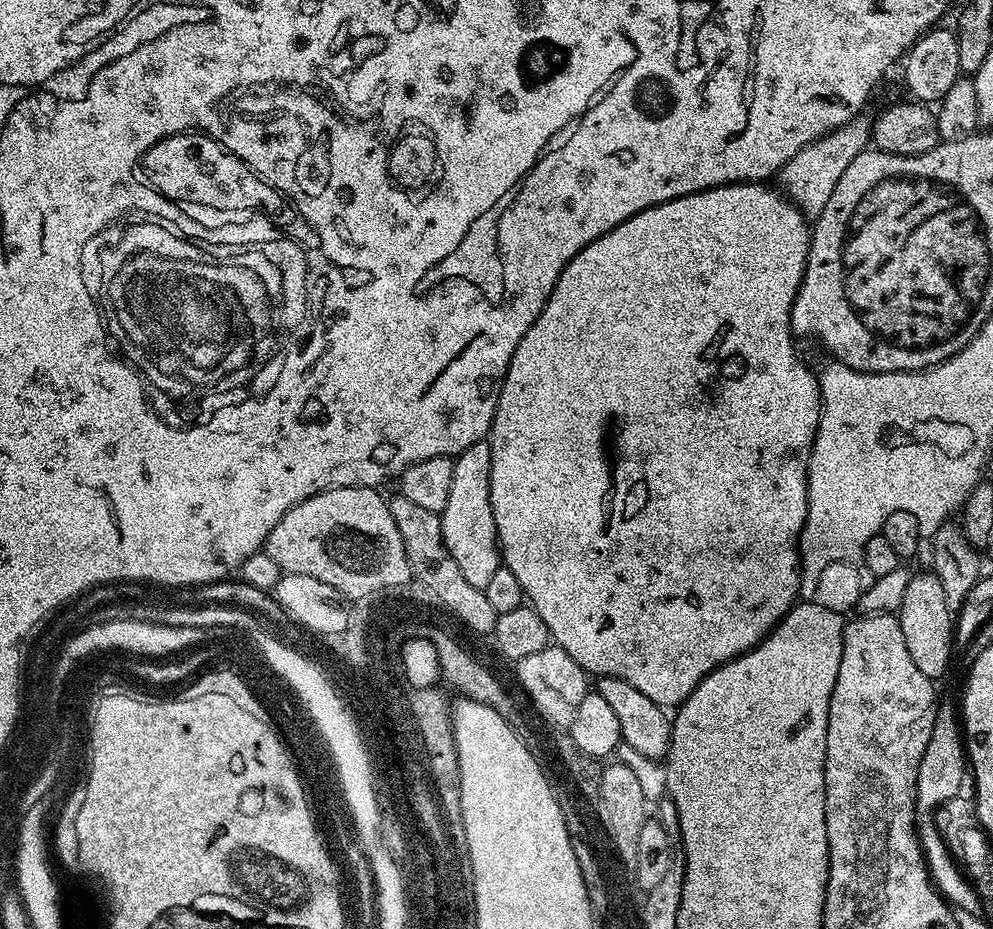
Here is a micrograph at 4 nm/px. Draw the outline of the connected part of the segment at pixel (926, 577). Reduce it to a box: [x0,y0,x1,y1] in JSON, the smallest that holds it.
[898,570,953,682]

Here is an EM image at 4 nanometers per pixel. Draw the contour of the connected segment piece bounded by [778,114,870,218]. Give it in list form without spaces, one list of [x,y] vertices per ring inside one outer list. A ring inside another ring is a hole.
[[[861,114],[840,128],[835,128],[825,136],[807,144],[794,158],[784,163],[778,173],[779,187],[783,195],[788,198],[804,214],[805,217],[815,218],[822,214],[826,202],[830,202],[830,194],[834,194],[834,186],[838,186],[838,178],[846,174],[846,166],[858,158],[860,152],[865,151],[870,144],[870,120]]]

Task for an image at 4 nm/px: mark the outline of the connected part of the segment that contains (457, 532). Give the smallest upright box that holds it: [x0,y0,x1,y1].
[438,439,502,588]

